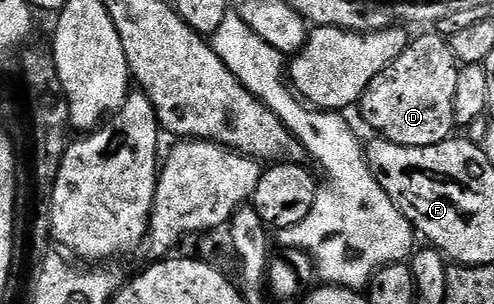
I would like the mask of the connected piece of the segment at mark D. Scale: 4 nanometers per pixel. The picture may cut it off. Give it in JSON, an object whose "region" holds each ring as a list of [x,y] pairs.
{"region":[[[439,34],[431,35],[415,37],[408,49],[366,86],[358,111],[377,137],[402,146],[434,146],[453,135],[452,128],[457,127],[454,89],[460,68],[451,43]]]}

